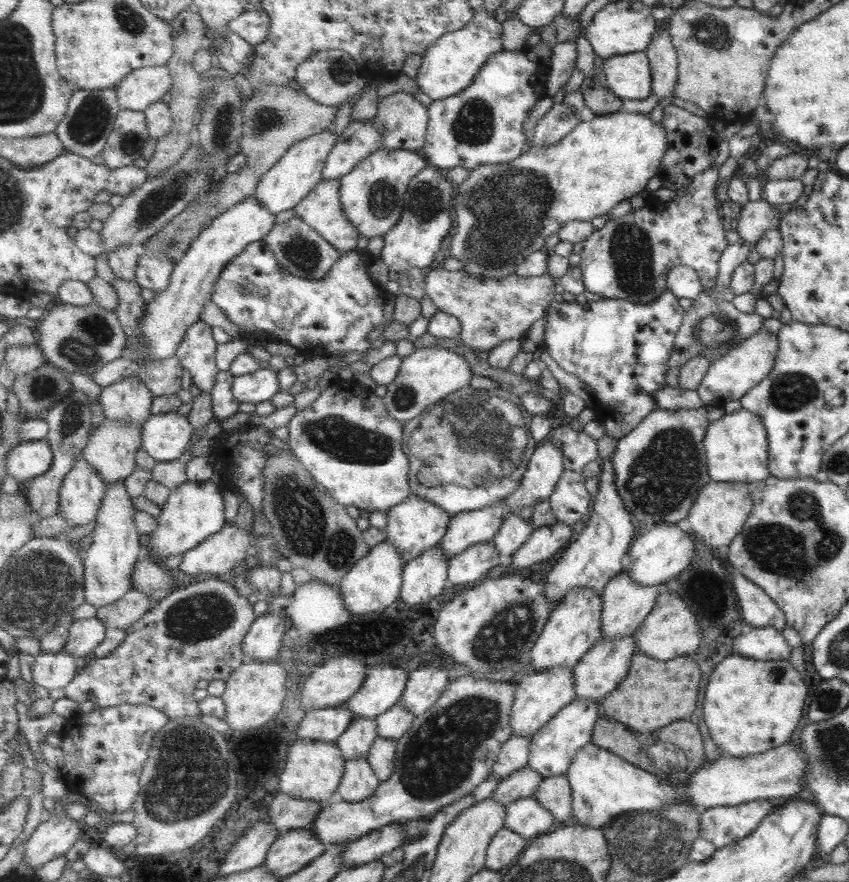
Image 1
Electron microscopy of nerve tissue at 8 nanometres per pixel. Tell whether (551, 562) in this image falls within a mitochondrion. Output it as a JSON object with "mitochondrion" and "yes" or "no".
{"mitochondrion":"no"}

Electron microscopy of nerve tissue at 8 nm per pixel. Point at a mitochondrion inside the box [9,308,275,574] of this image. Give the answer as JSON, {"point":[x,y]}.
{"point":[91,335]}

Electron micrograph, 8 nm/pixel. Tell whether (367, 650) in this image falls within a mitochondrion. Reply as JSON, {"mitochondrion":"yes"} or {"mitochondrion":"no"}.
{"mitochondrion":"no"}

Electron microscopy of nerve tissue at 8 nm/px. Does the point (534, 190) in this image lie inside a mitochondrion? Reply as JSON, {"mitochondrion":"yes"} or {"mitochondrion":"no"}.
{"mitochondrion":"yes"}

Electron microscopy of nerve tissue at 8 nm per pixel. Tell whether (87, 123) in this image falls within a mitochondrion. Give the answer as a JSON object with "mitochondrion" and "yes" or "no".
{"mitochondrion":"yes"}

